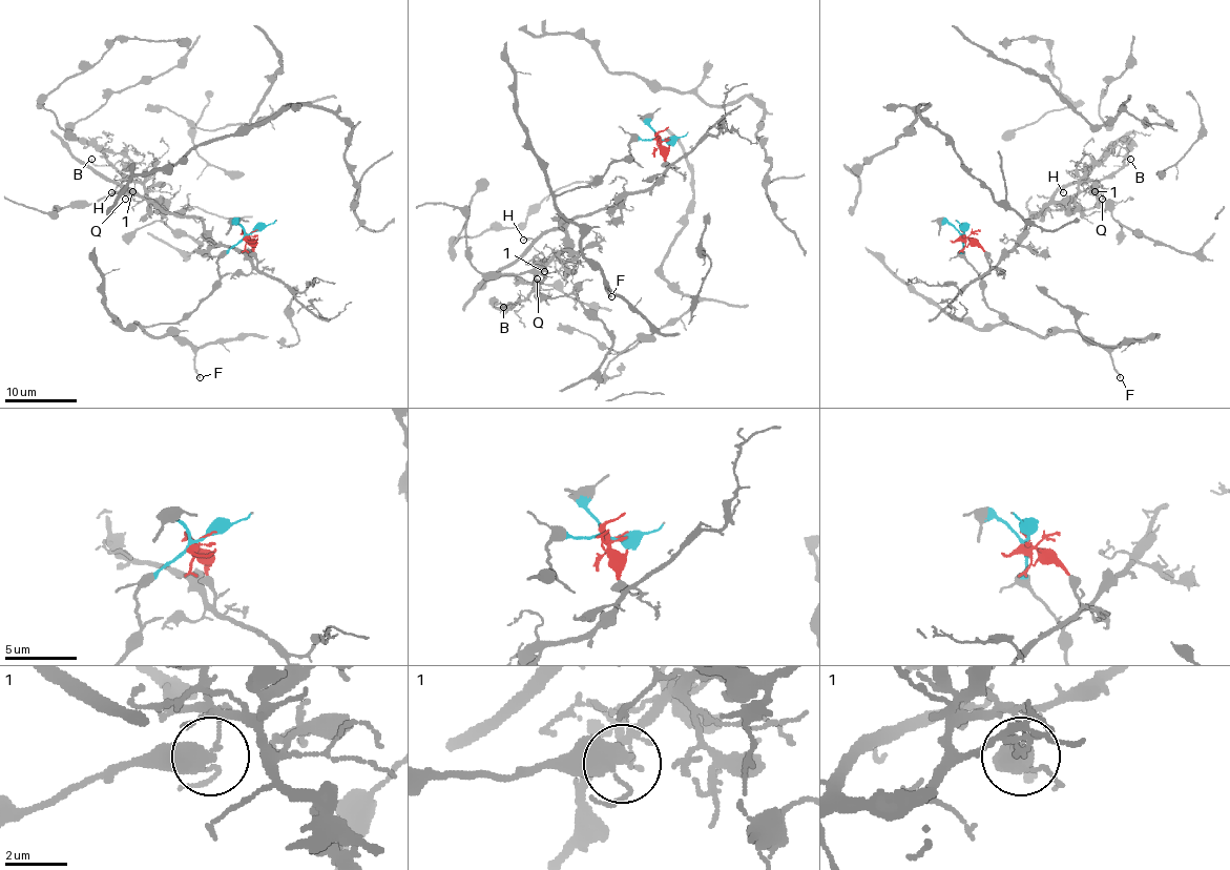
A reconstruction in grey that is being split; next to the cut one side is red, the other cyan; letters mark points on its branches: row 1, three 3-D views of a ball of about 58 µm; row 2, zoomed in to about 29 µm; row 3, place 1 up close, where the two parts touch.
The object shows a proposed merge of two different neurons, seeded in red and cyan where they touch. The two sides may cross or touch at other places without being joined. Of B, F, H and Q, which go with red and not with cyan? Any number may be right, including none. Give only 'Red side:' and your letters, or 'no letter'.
Red side: B, H, Q

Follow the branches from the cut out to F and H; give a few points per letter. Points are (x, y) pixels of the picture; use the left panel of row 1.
F: (250, 232), (217, 260), (220, 284), (200, 305), (174, 323), (144, 329), (191, 347), (200, 377)
H: (250, 232), (254, 265), (237, 249), (217, 245), (197, 219), (164, 212), (121, 186), (111, 193)

